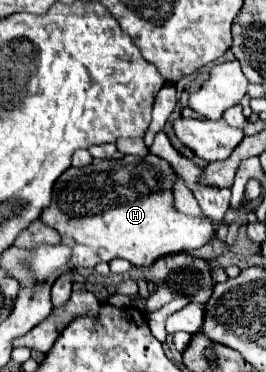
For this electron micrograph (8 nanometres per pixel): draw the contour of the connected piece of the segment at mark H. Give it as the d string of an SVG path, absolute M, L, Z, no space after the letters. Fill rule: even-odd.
M148 153L146 157L120 157L120 159L102 159L94 161L86 167L70 167L54 185L52 203L42 211L40 219L54 227L62 235L62 243L72 249L72 267L94 267L100 261L112 261L114 257L126 259L132 265L152 265L156 259L170 255L192 251L204 247L220 229L220 225L230 225L242 219L248 213L248 199L242 199L238 209L228 209L222 223L214 223L210 217L190 217L180 213L174 205L174 167L160 159L158 155Z

